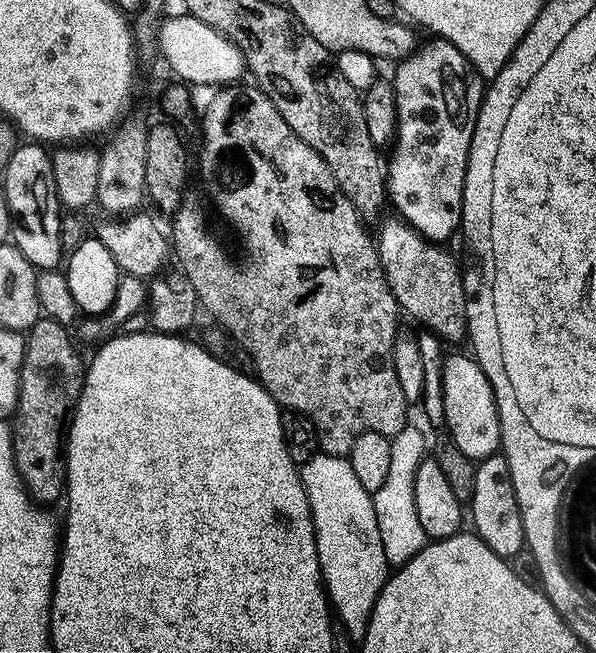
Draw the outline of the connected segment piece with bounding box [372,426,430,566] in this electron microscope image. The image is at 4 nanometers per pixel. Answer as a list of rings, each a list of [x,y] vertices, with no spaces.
[[[406,426],[391,437],[390,475],[385,484],[372,493],[374,518],[378,518],[378,534],[382,534],[382,550],[386,550],[386,558],[392,566],[410,562],[430,540],[426,530],[422,530],[422,522],[418,522],[418,510],[414,506],[414,474],[418,474],[418,466],[426,458],[426,446],[424,450],[423,434],[412,427]]]

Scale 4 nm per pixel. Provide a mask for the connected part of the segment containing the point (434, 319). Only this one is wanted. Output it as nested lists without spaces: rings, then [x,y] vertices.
[[[395,214],[385,215],[379,221],[380,229],[374,232],[376,253],[395,296],[396,304],[408,317],[418,320],[427,331],[450,344],[464,340],[468,331],[468,315],[462,264],[437,241],[427,240]]]

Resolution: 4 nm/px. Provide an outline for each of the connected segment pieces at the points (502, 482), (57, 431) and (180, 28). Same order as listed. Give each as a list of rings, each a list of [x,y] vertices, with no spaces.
[[[502,454],[487,456],[475,465],[473,494],[470,501],[472,508],[471,531],[479,536],[494,554],[511,558],[525,551],[526,537],[522,530],[522,514],[516,501],[516,491],[512,485],[512,475],[508,459]]]
[[[39,318],[26,332],[16,412],[10,418],[12,457],[16,473],[33,501],[49,506],[66,492],[66,429],[84,389],[85,361],[80,361],[77,341],[56,320]]]
[[[181,14],[181,16],[169,15],[160,26],[160,53],[175,74],[184,84],[216,84],[215,86],[232,86],[237,83],[240,75],[245,75],[244,55],[239,46],[230,42],[218,30],[206,26],[198,18]]]

